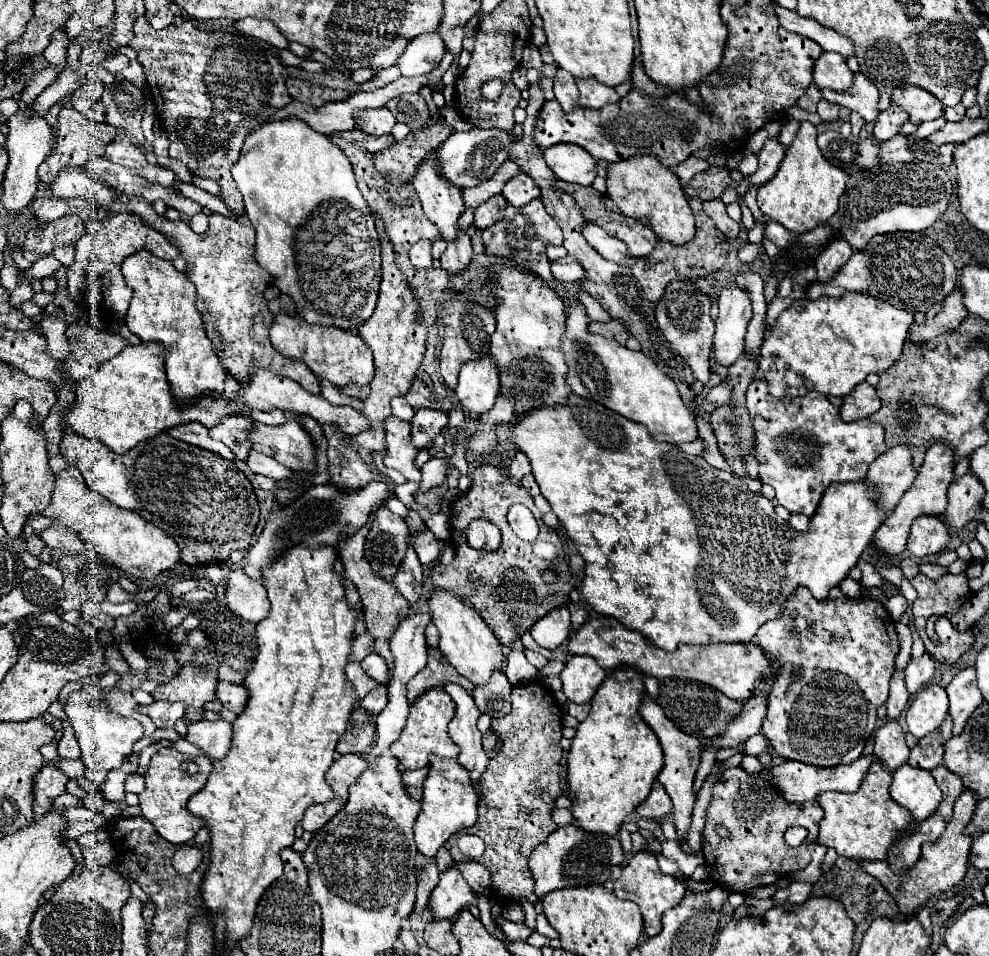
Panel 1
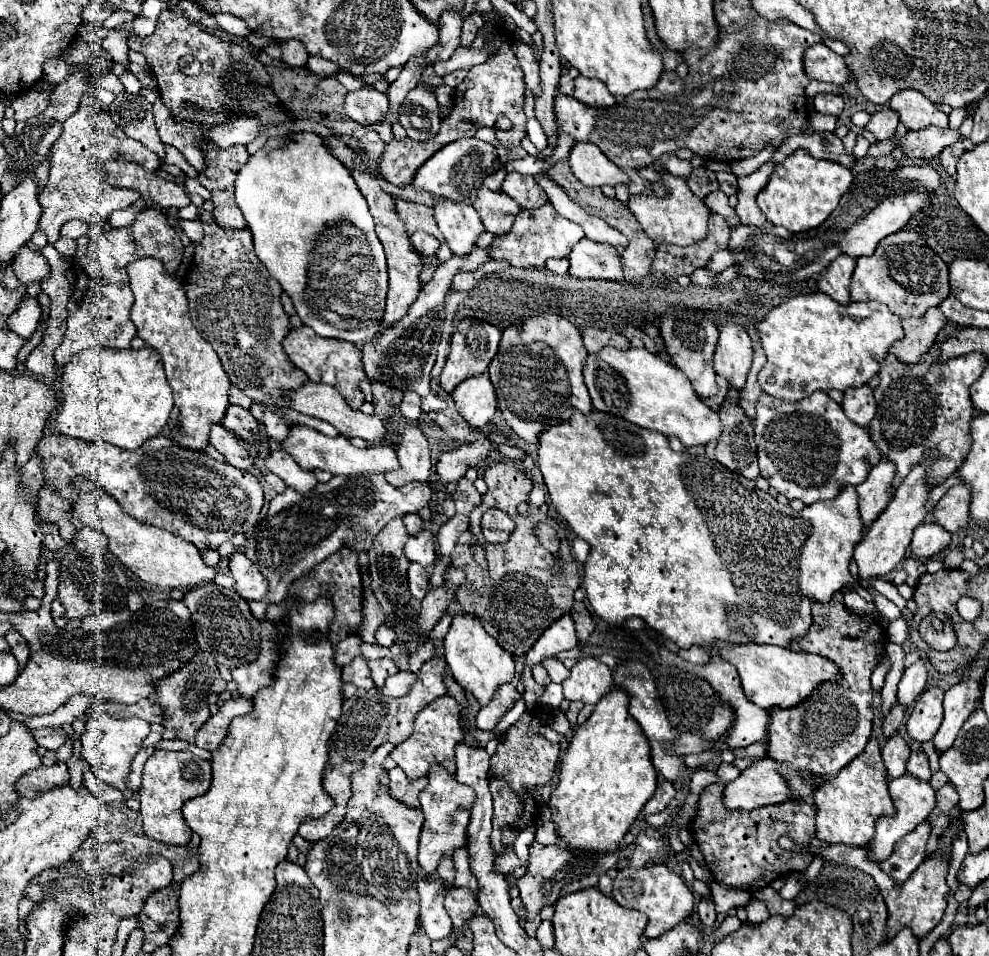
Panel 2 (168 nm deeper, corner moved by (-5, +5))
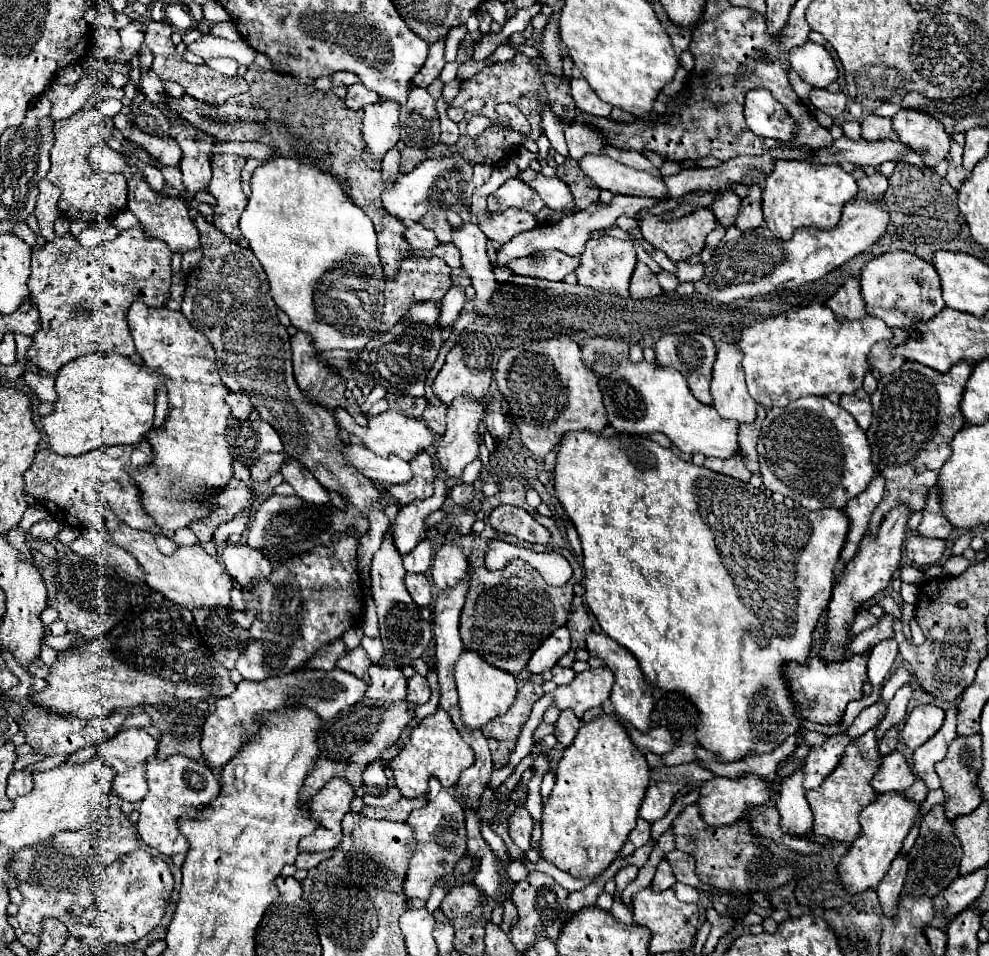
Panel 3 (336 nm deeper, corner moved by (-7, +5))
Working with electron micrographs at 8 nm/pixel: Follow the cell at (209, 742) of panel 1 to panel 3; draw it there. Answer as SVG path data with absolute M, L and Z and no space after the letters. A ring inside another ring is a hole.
M298 670L294 674L286 674L282 678L268 678L264 682L248 682L242 680L232 696L220 698L216 702L216 710L208 714L202 730L202 756L208 760L210 768L220 770L224 762L236 756L240 746L256 734L256 714L260 710L276 710L284 708L286 704L304 704L312 710L316 710L322 720L334 718L344 706L356 704L364 692L366 692L366 682L356 678L354 674L344 674L344 670Z

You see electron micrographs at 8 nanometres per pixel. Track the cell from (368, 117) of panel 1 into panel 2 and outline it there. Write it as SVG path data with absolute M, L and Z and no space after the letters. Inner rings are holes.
M360 88L356 92L348 92L344 110L354 122L358 122L362 126L370 126L388 112L388 100L378 90Z

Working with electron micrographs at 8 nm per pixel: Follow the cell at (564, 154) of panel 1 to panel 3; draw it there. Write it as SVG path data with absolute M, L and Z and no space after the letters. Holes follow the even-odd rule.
M586 154L578 164L580 164L582 172L600 190L610 190L612 194L648 196L648 198L666 196L662 178L628 168L606 154Z

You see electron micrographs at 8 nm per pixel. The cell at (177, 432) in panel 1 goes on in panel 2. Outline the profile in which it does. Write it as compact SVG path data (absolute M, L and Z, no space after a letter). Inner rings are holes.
M212 426L210 444L222 456L226 456L226 460L232 466L236 466L240 470L250 470L254 466L254 460L258 458L258 448L254 450L254 446L246 446L238 436L234 436L232 432L228 432L222 426Z

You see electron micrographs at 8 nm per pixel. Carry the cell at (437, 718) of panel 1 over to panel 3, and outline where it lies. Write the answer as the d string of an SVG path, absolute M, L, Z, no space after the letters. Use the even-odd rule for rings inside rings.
M438 708L436 714L426 716L418 728L412 732L410 742L404 746L404 750L390 762L390 768L396 778L396 786L400 788L402 796L426 796L428 792L428 778L436 776L444 788L456 786L460 772L468 766L472 766L474 754L472 748L462 740L460 732L456 730L450 714L446 710Z

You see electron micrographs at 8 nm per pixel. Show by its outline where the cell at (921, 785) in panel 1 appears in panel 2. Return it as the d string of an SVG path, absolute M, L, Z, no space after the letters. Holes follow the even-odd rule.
M904 774L900 778L896 778L894 782L888 782L888 790L890 790L890 798L894 802L896 814L894 816L880 816L876 818L876 834L874 838L868 842L866 850L868 850L868 858L872 858L872 862L884 862L886 856L892 854L894 844L906 836L908 832L912 832L920 822L924 822L928 818L928 814L932 812L932 808L936 806L936 792L928 782L920 782L910 774Z

